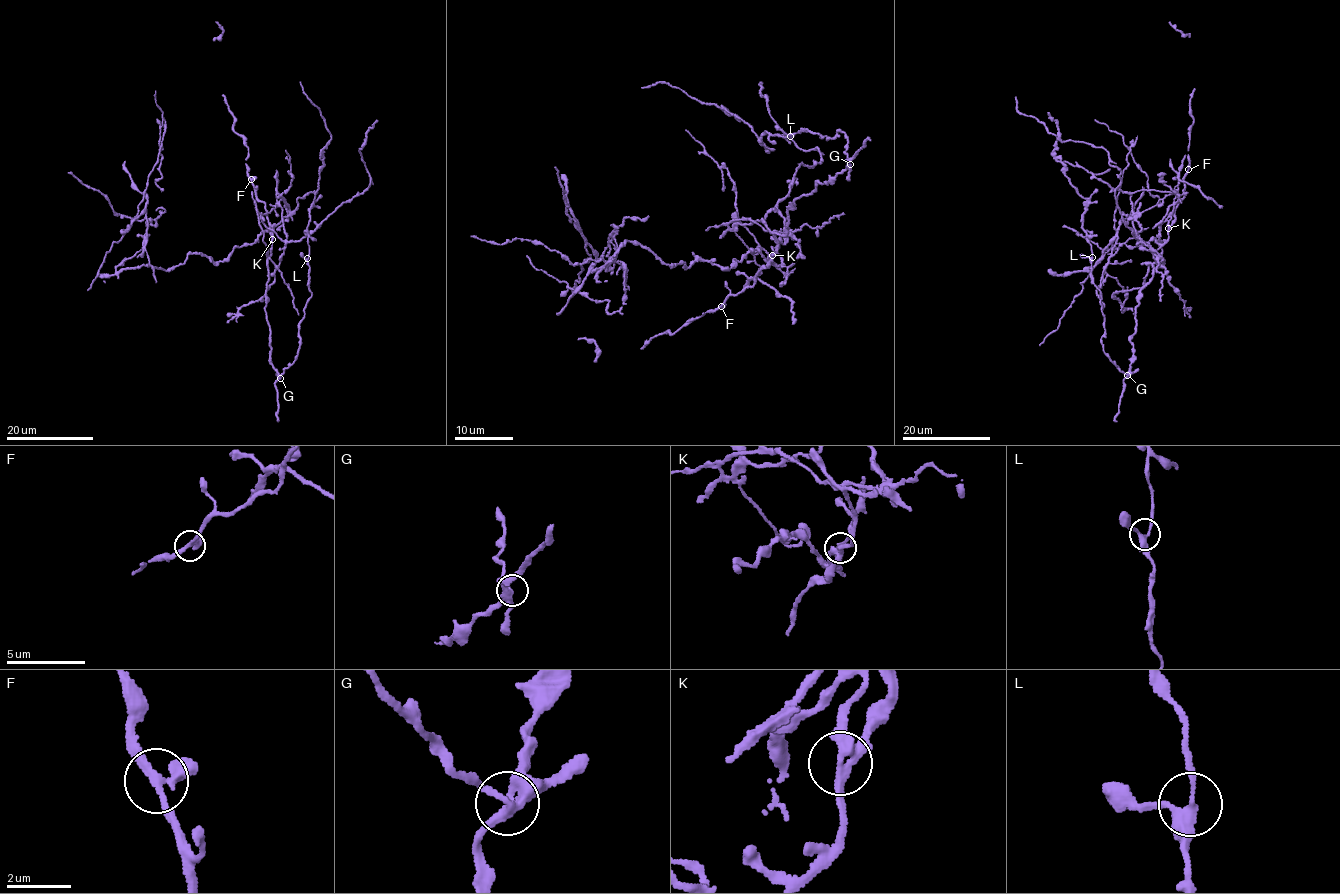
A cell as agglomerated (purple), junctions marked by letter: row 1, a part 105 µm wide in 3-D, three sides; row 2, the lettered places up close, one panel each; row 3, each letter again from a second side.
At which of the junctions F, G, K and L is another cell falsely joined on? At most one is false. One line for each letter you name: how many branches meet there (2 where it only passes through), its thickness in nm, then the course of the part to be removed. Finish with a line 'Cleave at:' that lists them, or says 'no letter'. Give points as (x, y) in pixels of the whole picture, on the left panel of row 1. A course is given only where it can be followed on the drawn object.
K: branches 3; calibre 280 nm; course (272, 239), (116, 270), (147, 235), (145, 213), (131, 221), (163, 133), (163, 190)
Cleave at: K

